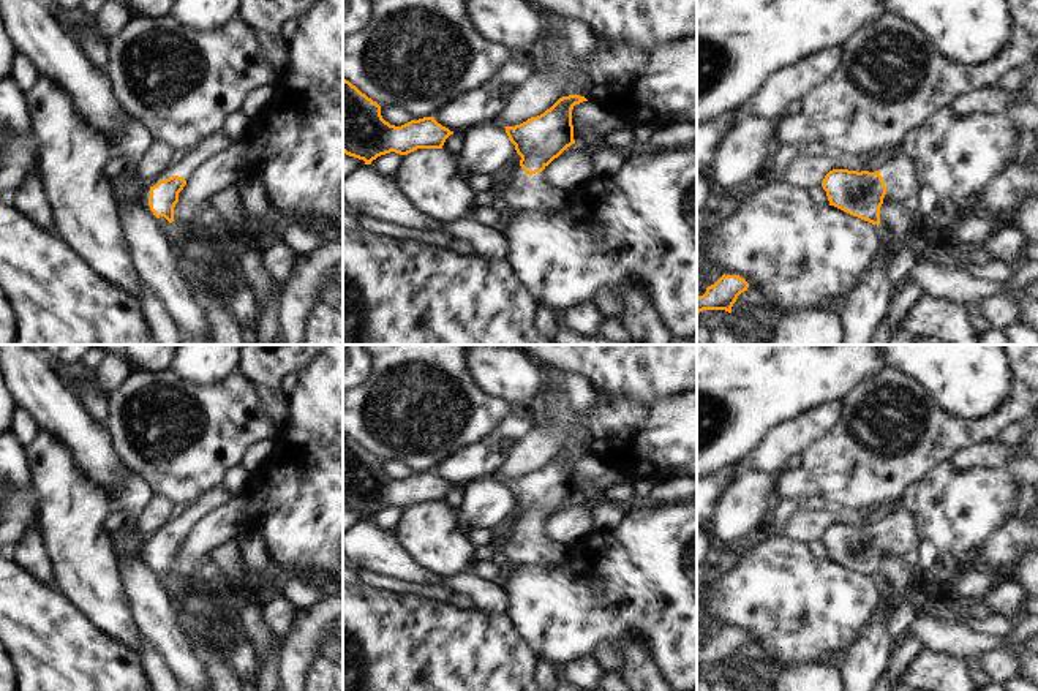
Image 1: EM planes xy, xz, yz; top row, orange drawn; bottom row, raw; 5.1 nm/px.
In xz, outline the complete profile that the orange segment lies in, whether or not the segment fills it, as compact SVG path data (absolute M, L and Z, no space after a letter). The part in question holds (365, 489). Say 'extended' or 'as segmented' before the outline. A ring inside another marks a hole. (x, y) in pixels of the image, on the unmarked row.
as segmented | M343 432L343 506L371 519L381 509L408 509L417 503L442 503L453 489L434 471L390 479L381 470L381 460Z

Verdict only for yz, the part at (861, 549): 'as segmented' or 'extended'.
extended

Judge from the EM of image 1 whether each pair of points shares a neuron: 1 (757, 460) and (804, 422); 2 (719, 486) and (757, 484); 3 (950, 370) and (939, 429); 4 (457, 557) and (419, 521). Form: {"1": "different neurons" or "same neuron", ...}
{"1": "same neuron", "2": "different neurons", "3": "different neurons", "4": "same neuron"}

